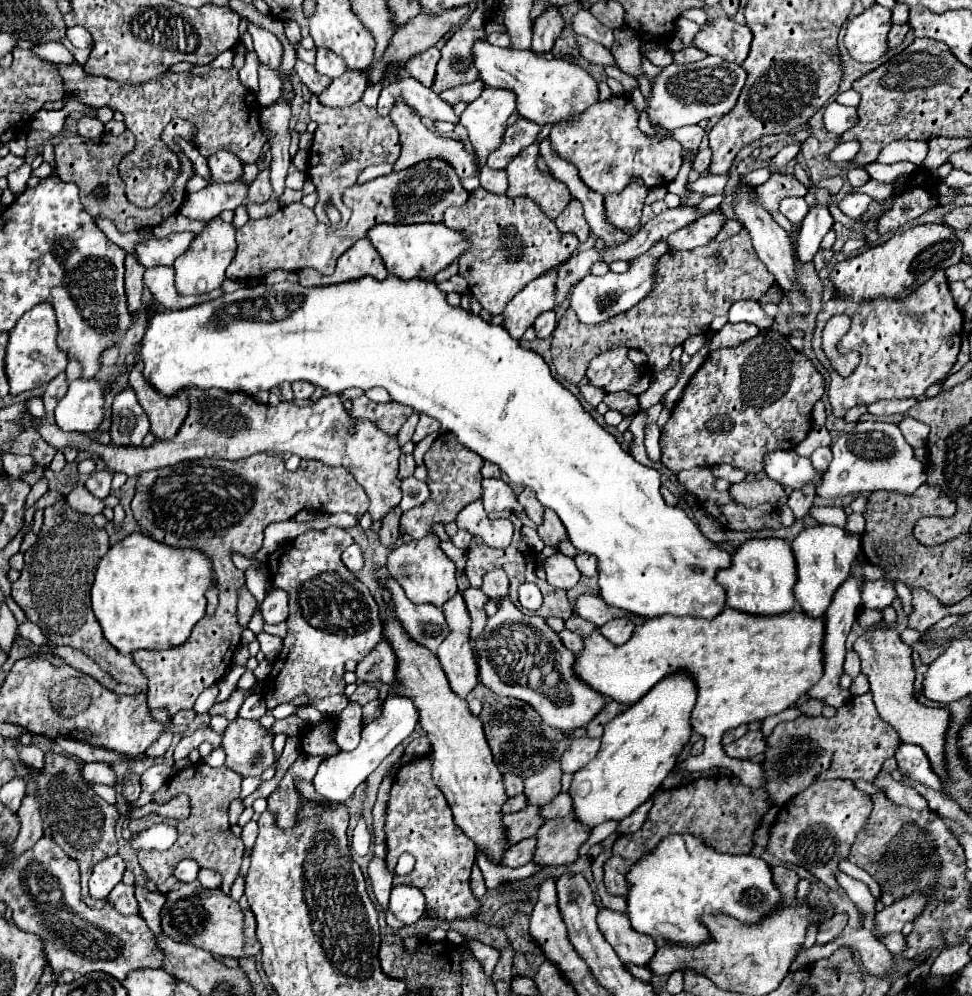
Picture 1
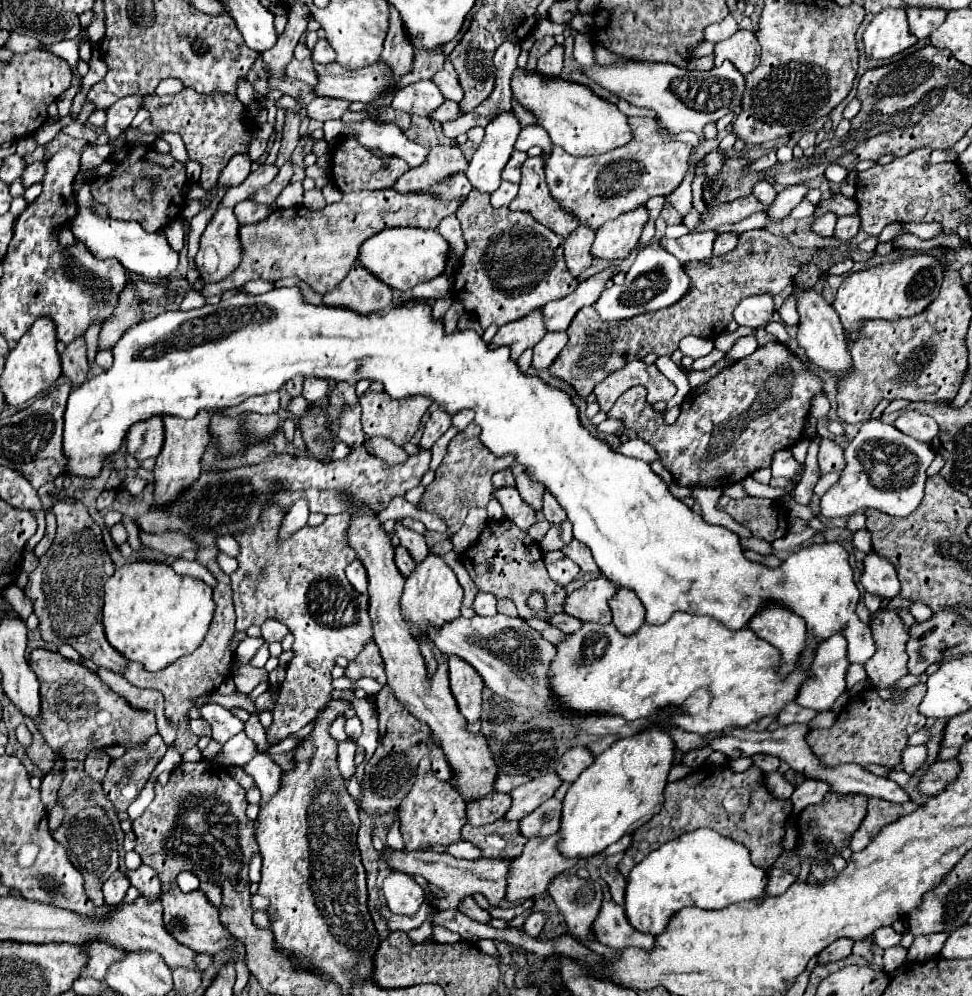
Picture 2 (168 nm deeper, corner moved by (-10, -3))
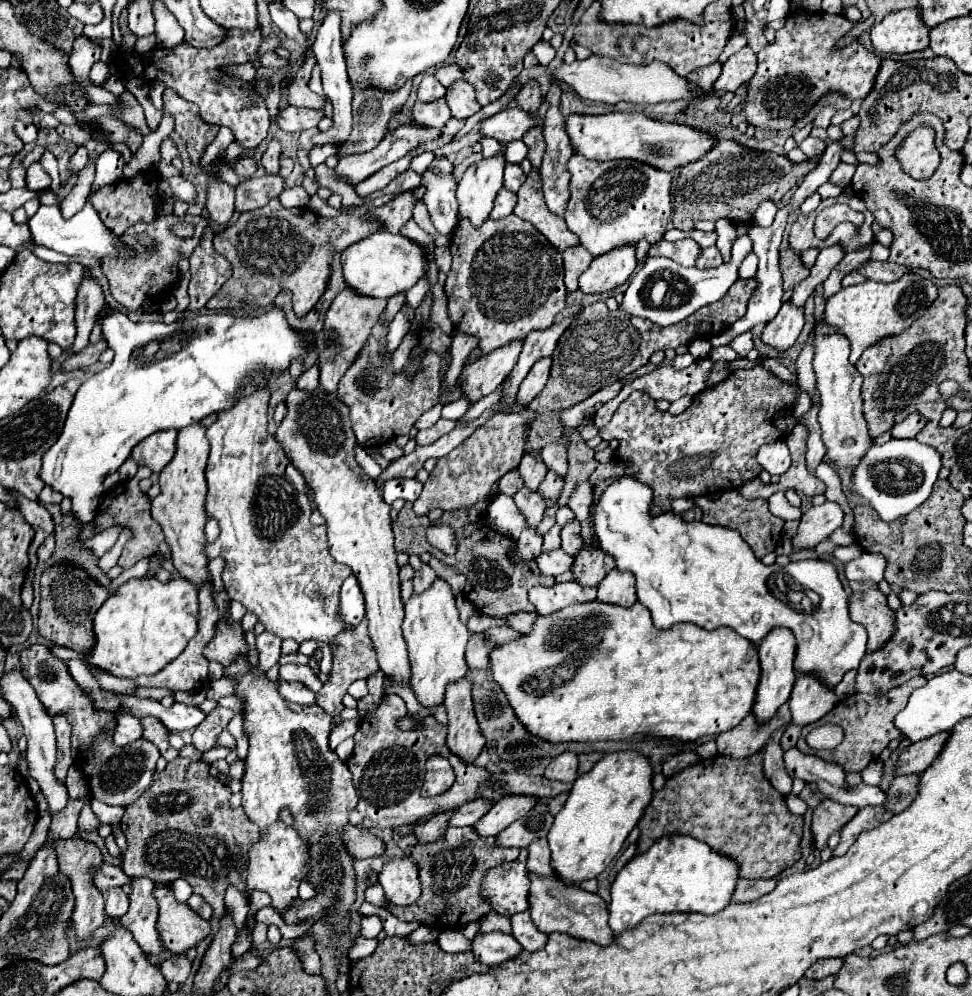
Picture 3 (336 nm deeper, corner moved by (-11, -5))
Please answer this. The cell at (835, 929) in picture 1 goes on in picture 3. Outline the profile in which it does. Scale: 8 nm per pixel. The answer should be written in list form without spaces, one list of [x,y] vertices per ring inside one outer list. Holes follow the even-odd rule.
[[[823,958],[823,960],[817,960],[805,972],[805,978],[807,980],[821,980],[821,978],[825,978],[829,974],[837,974],[841,966],[843,966],[843,958]]]

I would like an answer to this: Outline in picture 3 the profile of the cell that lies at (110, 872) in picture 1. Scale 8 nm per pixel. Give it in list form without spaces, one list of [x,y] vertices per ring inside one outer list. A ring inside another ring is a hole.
[[[109,888],[107,890],[107,900],[105,900],[105,912],[107,916],[123,916],[129,908],[129,898],[123,892],[123,888]]]

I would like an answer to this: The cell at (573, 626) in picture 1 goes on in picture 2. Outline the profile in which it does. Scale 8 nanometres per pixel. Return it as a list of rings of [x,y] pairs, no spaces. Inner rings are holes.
[[[560,612],[560,614],[552,614],[552,616],[548,618],[548,622],[550,622],[552,626],[560,628],[560,630],[566,632],[566,634],[578,630],[578,626],[580,626],[580,620],[578,620],[578,618],[568,616],[568,614],[564,614],[564,612]]]

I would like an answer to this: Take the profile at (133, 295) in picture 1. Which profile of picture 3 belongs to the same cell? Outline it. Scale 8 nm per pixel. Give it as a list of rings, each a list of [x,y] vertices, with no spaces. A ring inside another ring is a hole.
[[[99,340],[99,342],[95,342],[95,344],[89,344],[85,350],[69,356],[69,358],[63,362],[63,368],[65,368],[65,370],[75,370],[75,368],[91,366],[91,364],[97,362],[97,358],[99,358],[99,354],[101,354],[103,350],[107,350],[107,342],[103,342],[103,340]]]

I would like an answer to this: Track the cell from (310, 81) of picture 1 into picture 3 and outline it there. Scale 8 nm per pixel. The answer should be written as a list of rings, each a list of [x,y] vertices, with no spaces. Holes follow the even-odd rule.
[[[267,52],[267,54],[263,54],[261,62],[263,62],[263,66],[267,66],[267,68],[275,68],[275,70],[281,70],[281,68],[285,68],[285,66],[289,64],[289,60],[279,58],[275,52]]]

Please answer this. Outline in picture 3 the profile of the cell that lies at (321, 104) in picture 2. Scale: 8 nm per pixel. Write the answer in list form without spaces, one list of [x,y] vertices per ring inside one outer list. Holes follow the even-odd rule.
[[[287,106],[285,110],[279,110],[277,122],[279,122],[279,128],[285,132],[301,132],[307,128],[315,128],[323,116],[325,116],[323,110]]]

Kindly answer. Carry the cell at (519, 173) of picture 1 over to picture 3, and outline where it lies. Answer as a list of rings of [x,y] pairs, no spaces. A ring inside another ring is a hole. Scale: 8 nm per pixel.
[[[531,168],[525,184],[521,186],[519,200],[517,200],[517,206],[515,206],[513,212],[519,218],[529,220],[561,252],[579,242],[579,238],[575,234],[571,234],[571,230],[567,228],[565,220],[561,216],[555,216],[547,208],[547,204],[543,200],[543,192],[541,192],[539,172],[535,168]]]

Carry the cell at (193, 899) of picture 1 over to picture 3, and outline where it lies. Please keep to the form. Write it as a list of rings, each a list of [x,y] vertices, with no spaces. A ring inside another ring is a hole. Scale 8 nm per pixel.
[[[169,886],[155,888],[155,898],[159,900],[157,930],[171,954],[181,956],[209,936],[209,922],[201,918],[189,904],[177,902]]]

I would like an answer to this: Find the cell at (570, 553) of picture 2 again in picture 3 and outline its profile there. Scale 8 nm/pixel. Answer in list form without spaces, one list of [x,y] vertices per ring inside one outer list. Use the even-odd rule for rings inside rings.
[[[573,520],[571,524],[567,524],[563,530],[561,530],[561,550],[571,554],[571,556],[577,556],[583,548],[583,538],[581,538],[581,526],[577,520]]]

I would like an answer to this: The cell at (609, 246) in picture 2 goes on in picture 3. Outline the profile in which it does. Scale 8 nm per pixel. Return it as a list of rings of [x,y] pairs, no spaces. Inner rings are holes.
[[[625,244],[623,248],[615,248],[615,252],[605,252],[603,256],[593,258],[593,264],[587,268],[587,272],[581,274],[579,278],[579,290],[583,292],[605,292],[605,290],[613,290],[617,286],[621,286],[623,282],[629,280],[629,276],[633,274],[637,266],[635,260],[635,244]]]

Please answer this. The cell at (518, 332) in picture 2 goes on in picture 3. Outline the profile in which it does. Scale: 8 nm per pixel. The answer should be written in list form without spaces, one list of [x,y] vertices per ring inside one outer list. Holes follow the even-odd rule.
[[[513,340],[511,344],[505,344],[503,348],[481,356],[461,372],[463,390],[469,396],[471,404],[483,398],[485,394],[493,392],[511,372],[511,368],[517,364],[519,352],[521,352],[523,340]]]

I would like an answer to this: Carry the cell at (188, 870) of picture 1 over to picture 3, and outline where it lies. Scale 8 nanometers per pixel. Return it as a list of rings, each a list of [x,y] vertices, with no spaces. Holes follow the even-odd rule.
[[[175,880],[171,884],[171,888],[173,888],[173,894],[179,902],[187,902],[189,896],[193,894],[193,888],[191,888],[191,884],[187,884],[187,880]]]

